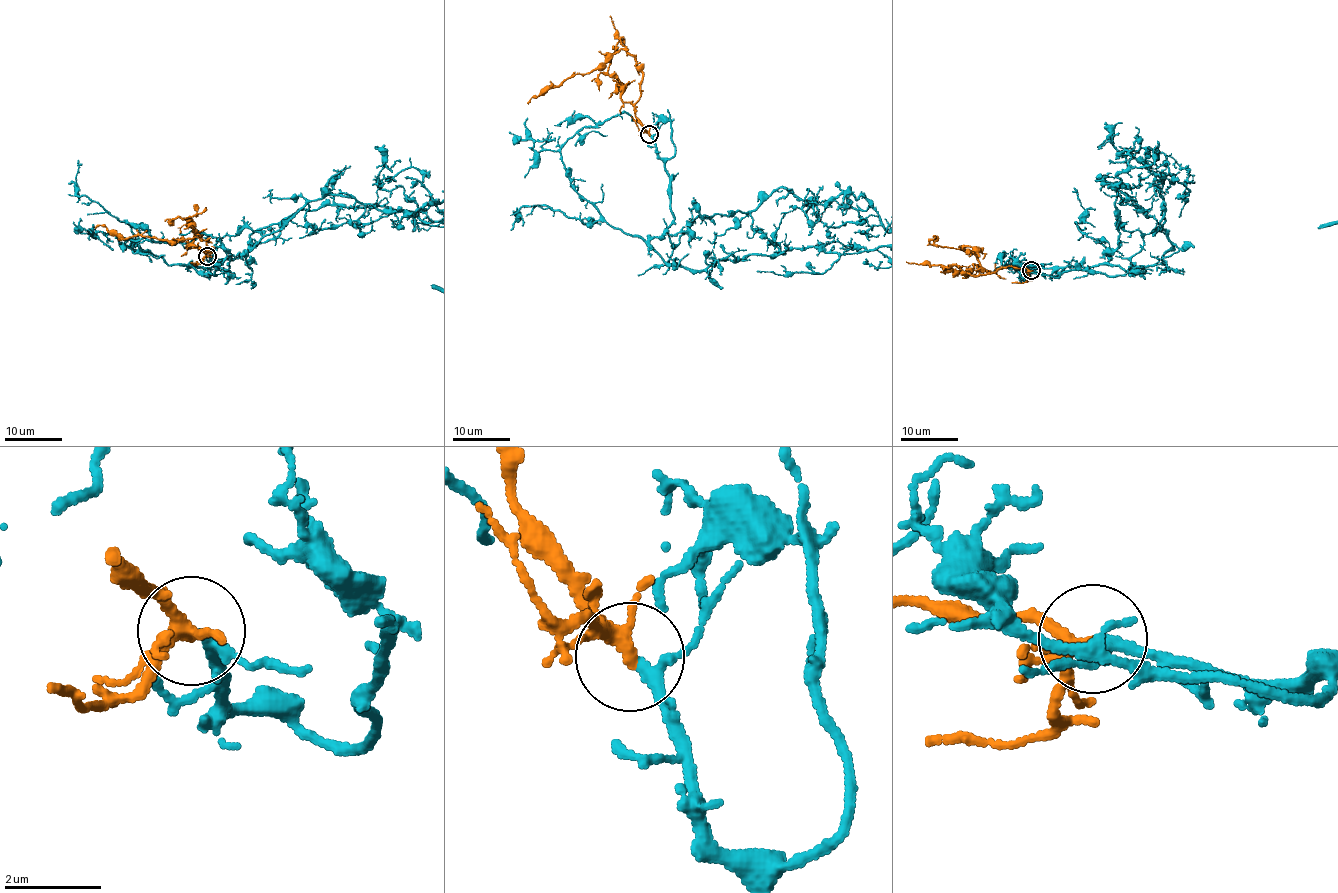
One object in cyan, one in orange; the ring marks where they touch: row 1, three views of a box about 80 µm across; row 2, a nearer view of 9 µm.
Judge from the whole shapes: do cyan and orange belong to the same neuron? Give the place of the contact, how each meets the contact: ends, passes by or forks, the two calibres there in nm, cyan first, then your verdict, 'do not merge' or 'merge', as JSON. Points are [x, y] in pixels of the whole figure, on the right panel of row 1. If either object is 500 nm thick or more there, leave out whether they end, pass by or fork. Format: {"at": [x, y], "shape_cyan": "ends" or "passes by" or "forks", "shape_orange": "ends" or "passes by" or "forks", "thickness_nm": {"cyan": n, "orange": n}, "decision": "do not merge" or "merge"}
{"at": [1031, 270], "shape_cyan": "passes by", "shape_orange": "forks", "thickness_nm": {"cyan": 190, "orange": 240}, "decision": "merge"}

